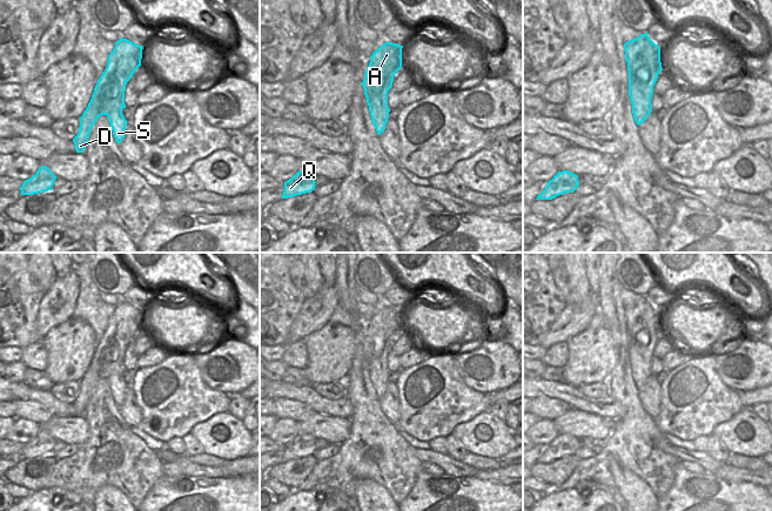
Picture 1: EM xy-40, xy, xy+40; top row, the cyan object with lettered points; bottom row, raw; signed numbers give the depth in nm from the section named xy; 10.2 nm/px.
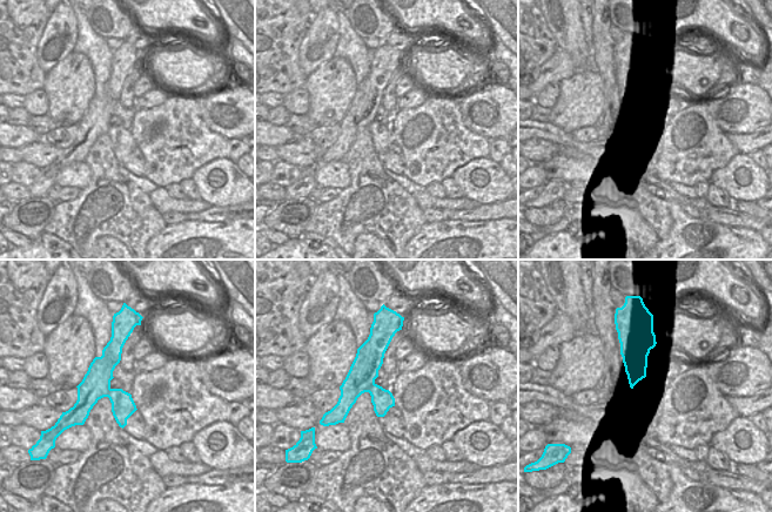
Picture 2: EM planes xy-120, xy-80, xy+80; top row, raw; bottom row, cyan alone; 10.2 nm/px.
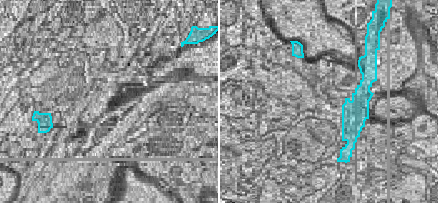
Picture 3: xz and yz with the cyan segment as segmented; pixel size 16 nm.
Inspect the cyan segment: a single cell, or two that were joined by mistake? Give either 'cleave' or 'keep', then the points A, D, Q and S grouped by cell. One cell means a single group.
cleave | A D Q / S

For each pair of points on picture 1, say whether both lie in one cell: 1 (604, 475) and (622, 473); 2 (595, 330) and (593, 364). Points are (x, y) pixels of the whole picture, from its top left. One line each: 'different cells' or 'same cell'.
1: different cells
2: same cell

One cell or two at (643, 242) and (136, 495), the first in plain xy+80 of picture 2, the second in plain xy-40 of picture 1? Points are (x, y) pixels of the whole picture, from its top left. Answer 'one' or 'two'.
two

